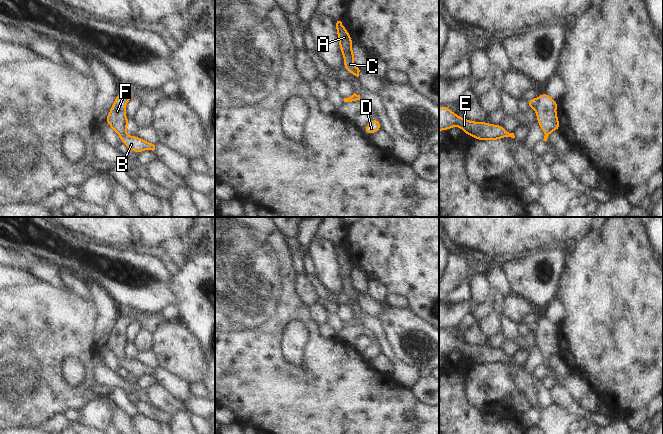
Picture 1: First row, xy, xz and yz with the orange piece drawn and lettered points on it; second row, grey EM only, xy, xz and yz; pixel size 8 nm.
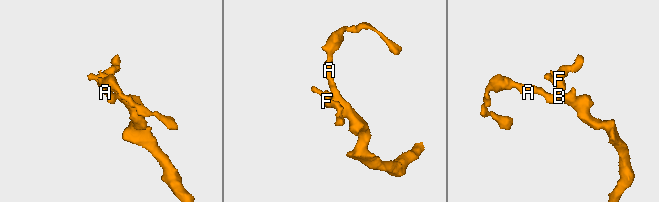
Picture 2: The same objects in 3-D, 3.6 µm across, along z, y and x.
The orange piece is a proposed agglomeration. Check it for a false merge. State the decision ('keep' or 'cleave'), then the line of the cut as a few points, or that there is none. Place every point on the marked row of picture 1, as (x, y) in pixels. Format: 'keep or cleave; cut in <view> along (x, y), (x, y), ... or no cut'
keep; no cut

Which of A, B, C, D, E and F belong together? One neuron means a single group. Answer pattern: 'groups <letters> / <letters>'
groups A B C D E F

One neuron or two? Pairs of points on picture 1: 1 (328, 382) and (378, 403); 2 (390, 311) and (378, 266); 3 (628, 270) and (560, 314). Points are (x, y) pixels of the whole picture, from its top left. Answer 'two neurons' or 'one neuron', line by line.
1: one neuron
2: two neurons
3: two neurons

